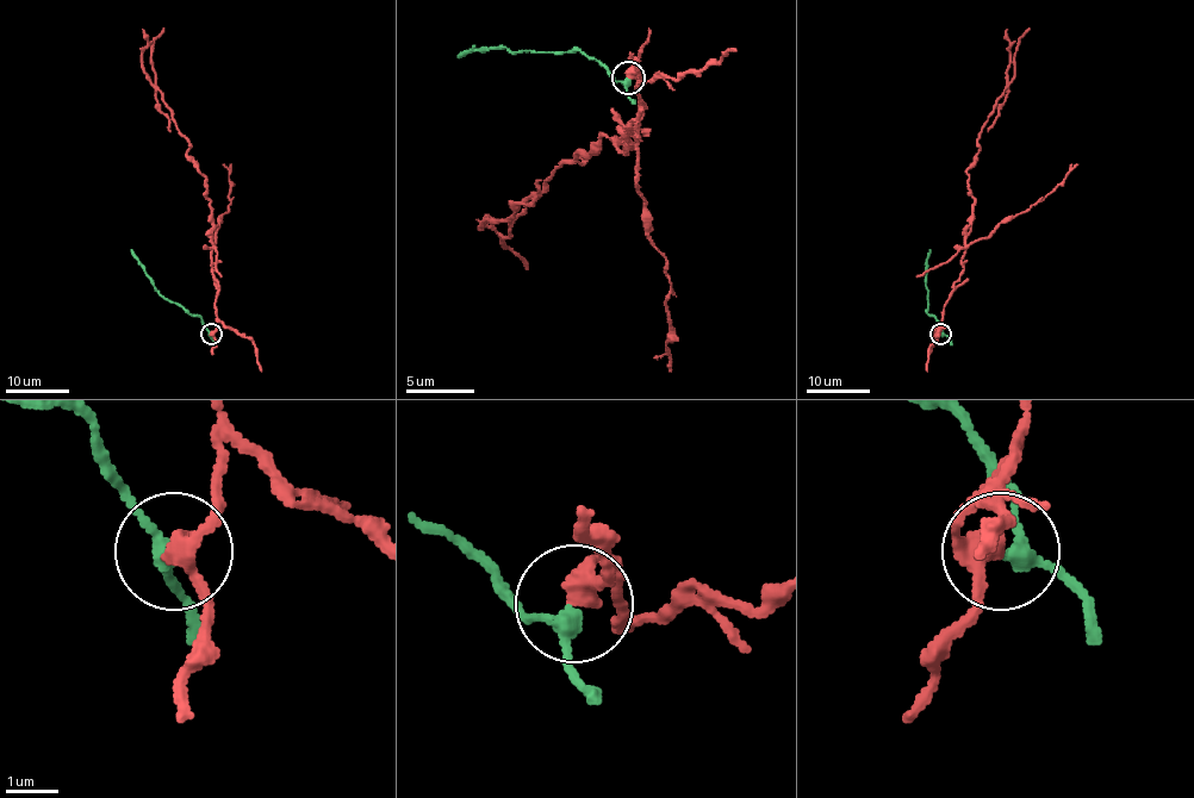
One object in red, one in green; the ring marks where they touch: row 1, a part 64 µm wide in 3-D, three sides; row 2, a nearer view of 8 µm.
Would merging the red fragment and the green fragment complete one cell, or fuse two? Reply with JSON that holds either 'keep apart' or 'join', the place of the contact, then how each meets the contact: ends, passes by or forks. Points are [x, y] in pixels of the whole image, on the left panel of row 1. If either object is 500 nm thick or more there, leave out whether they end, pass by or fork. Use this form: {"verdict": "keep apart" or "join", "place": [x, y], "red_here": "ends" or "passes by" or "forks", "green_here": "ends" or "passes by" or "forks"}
{"verdict": "keep apart", "place": [211, 334], "red_here": "passes by", "green_here": "passes by"}

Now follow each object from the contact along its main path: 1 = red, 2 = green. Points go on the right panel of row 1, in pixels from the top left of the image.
1: (939, 334), (963, 270), (975, 201), (966, 170), (1028, 29)
2: (941, 334), (938, 319), (926, 311), (930, 249)

